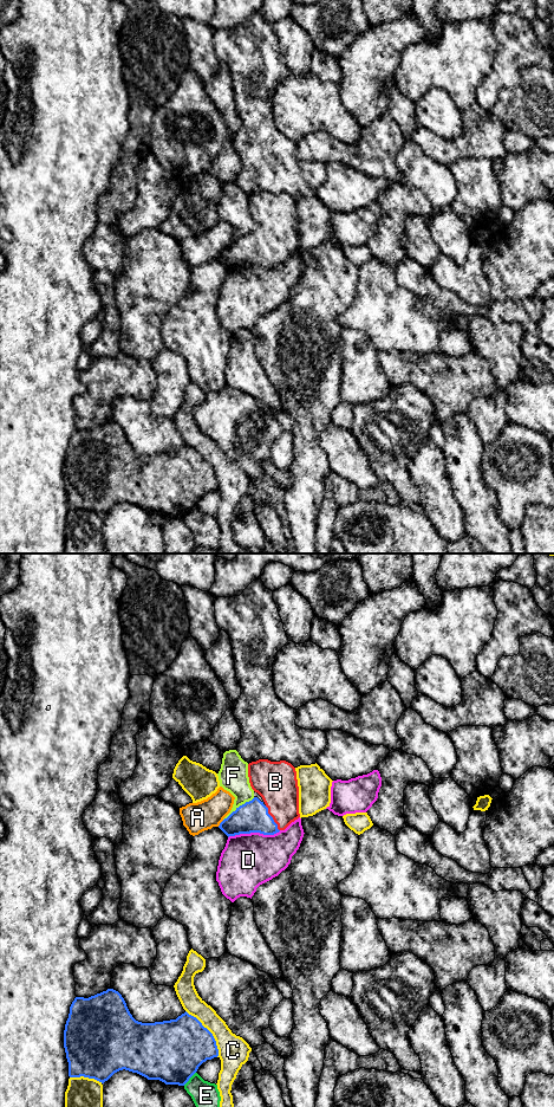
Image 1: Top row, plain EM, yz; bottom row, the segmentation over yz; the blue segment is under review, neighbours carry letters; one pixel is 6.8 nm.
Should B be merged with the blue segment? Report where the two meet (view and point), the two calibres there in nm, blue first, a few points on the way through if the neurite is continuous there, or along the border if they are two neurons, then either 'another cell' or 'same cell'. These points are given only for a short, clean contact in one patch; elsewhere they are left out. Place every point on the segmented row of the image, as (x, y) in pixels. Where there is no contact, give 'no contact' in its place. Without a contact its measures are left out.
contact yz (272, 819); calibres 220 and 280 nm; same cell

